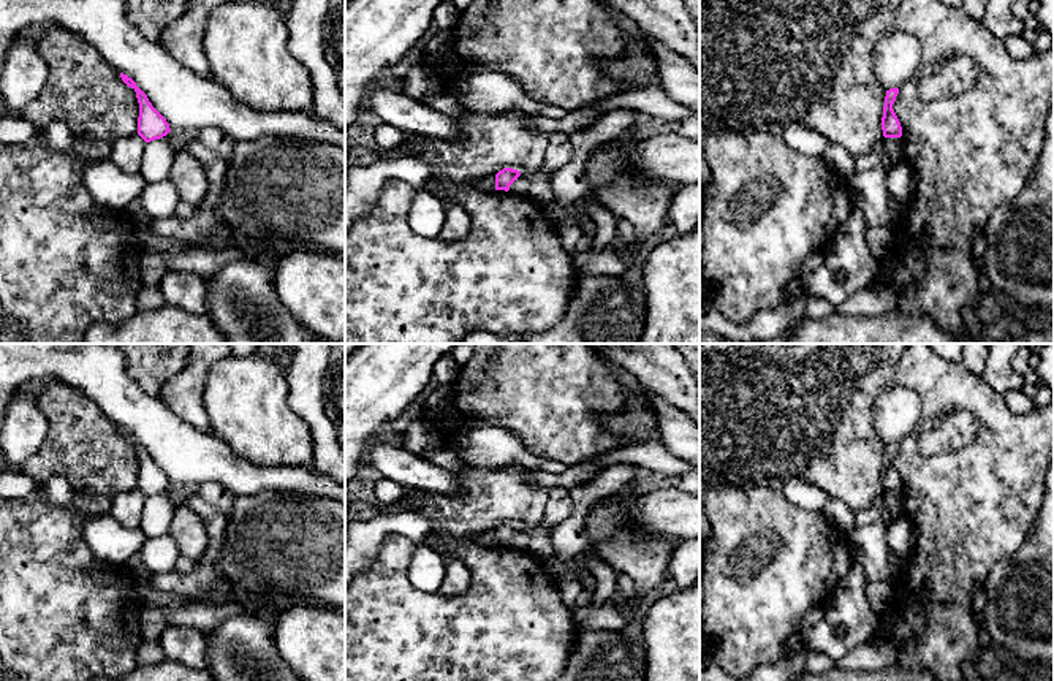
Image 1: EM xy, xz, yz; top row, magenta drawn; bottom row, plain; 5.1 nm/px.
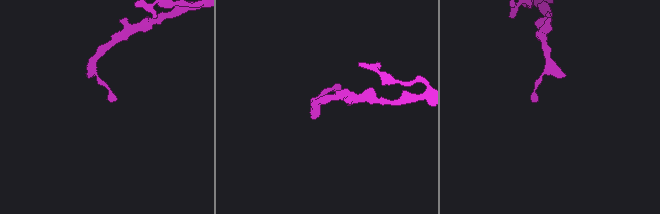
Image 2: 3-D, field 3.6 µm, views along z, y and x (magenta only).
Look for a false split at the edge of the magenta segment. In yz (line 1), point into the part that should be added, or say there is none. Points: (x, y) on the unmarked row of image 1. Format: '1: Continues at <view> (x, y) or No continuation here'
1: No continuation here

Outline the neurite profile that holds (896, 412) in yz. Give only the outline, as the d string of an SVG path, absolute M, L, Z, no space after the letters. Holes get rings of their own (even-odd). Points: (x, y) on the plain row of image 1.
M894 382L877 398L872 417L885 447L900 443L921 421L921 399L916 391Z

